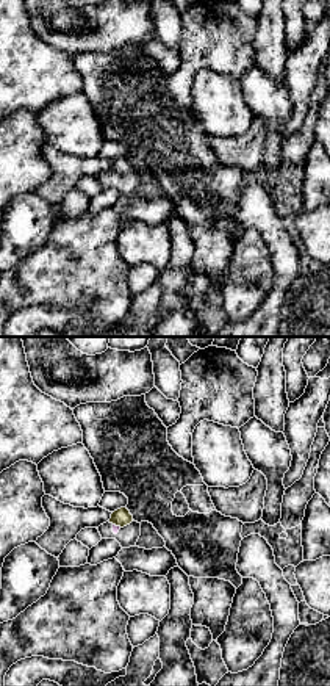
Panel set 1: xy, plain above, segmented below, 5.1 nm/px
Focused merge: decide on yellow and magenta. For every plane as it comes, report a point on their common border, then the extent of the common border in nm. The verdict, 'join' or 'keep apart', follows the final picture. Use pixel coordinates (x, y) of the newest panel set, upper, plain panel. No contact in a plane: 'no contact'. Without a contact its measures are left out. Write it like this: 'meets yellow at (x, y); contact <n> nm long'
meets yellow at (118, 174); contact 50 nm long

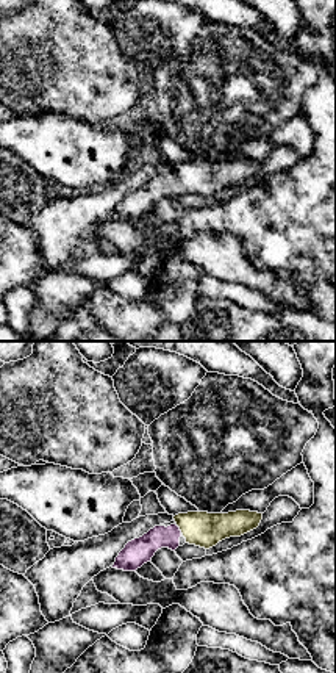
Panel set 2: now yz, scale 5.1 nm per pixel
meets yellow at (180, 179); contact 60 nm long

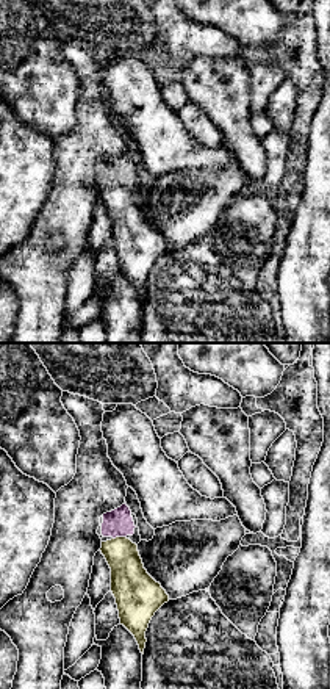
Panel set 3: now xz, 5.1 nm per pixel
meets yellow at (119, 187); contact 70 nm long

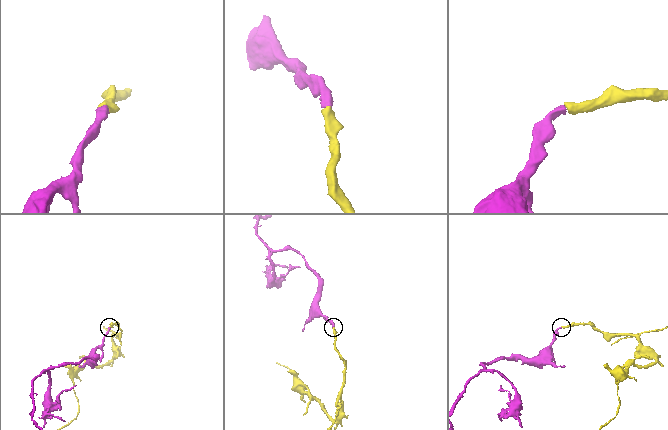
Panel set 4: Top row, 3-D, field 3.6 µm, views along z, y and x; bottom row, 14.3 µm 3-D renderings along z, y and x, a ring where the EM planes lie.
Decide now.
join

